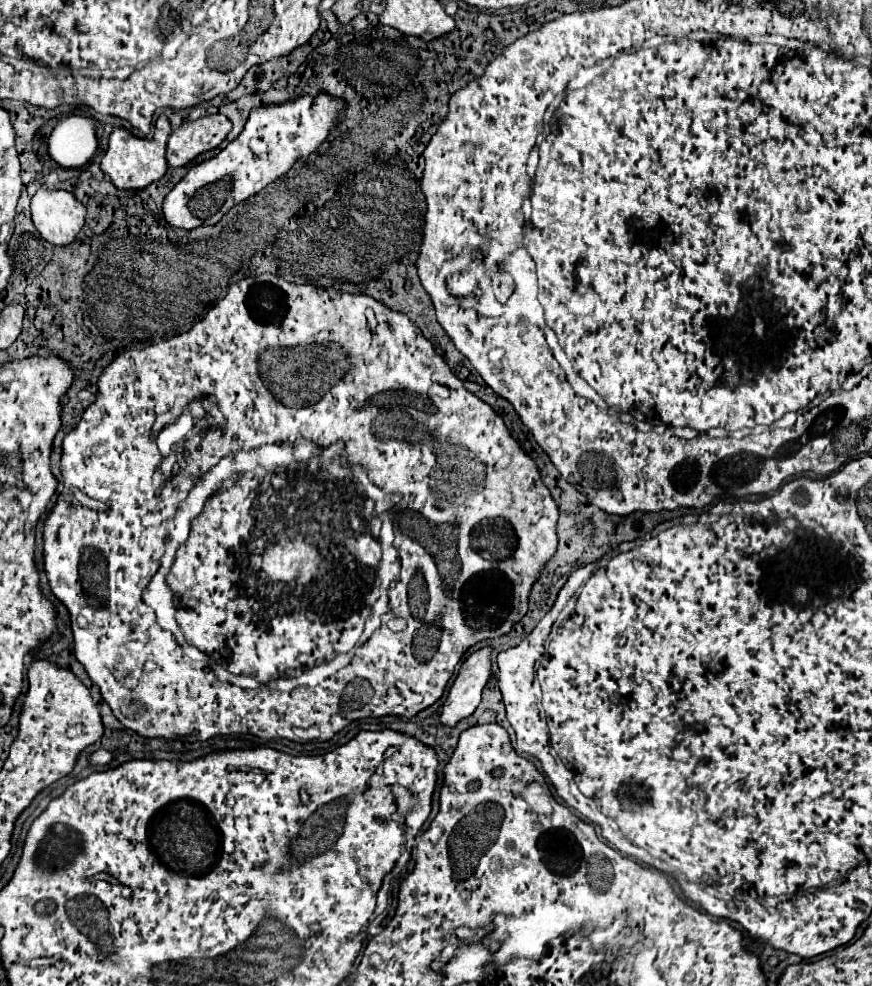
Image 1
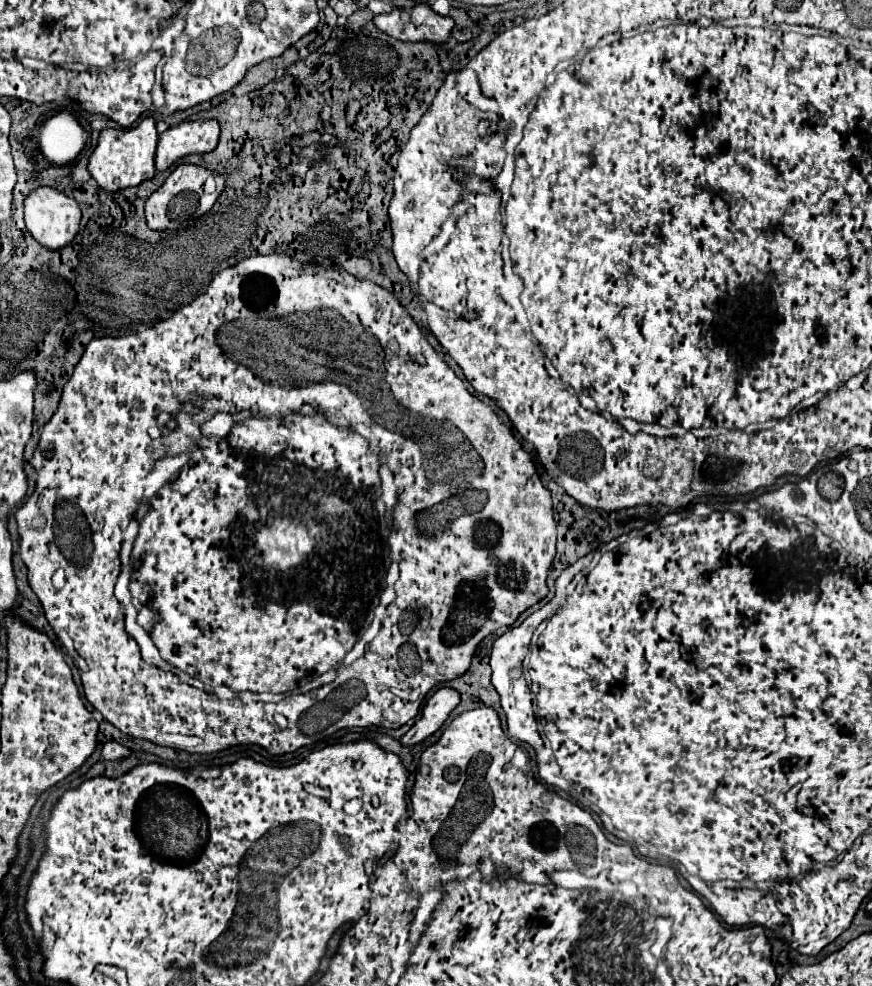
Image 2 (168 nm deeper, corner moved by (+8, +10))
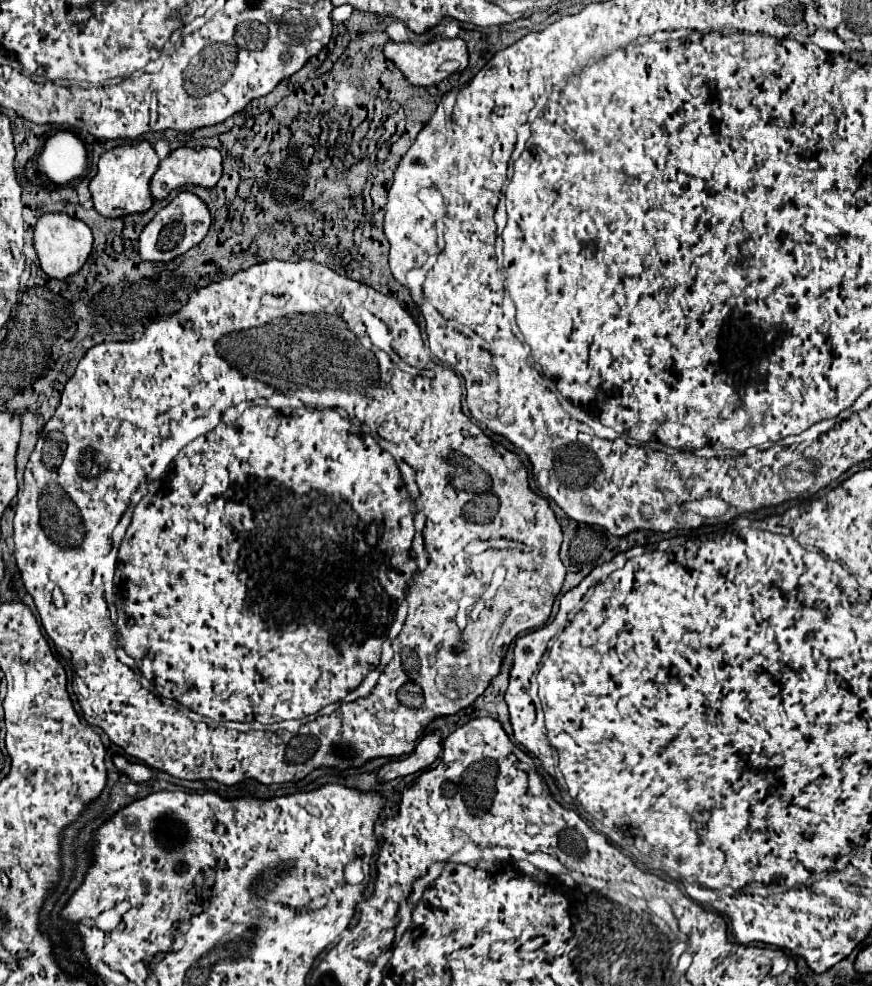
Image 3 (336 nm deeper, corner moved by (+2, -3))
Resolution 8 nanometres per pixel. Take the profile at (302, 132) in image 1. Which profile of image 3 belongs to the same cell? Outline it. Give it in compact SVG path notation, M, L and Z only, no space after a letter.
M179 193L165 209L161 209L149 225L139 235L137 243L137 253L141 261L151 261L151 263L169 263L175 257L183 255L189 251L193 245L197 245L205 235L211 225L211 215L207 205L193 193Z

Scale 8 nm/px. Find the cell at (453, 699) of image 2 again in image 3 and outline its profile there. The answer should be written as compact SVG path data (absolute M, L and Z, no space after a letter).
M433 733L433 735L425 735L415 751L407 757L401 757L401 759L393 759L389 761L387 765L383 765L379 771L377 771L377 781L379 783L387 783L387 781L393 781L397 777L407 777L407 775L413 775L421 769L427 769L441 753L441 735L439 733Z

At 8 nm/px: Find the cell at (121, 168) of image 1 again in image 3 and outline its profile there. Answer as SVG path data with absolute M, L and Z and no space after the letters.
M139 141L133 145L121 145L101 155L97 163L97 175L89 183L93 207L103 217L117 217L117 211L121 209L123 215L133 213L145 213L153 205L153 197L149 195L149 179L159 167L157 153L153 151L149 141Z

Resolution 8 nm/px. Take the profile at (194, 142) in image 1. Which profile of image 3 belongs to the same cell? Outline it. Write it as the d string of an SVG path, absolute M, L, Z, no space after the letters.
M179 147L171 151L151 177L151 195L163 201L173 189L199 185L211 189L221 179L221 153L217 149Z

